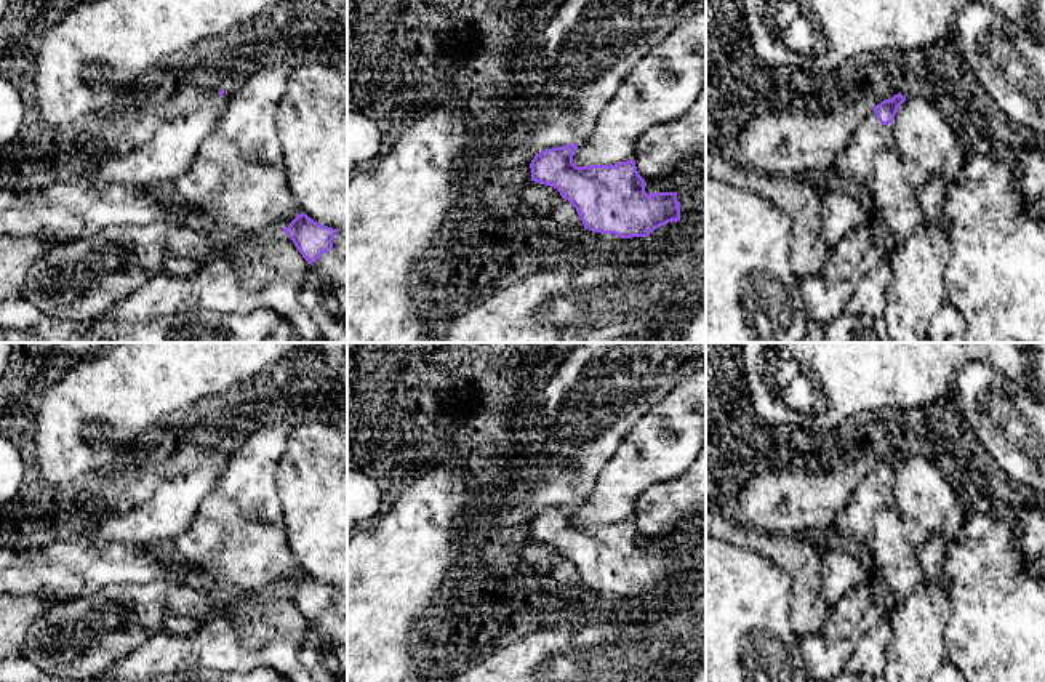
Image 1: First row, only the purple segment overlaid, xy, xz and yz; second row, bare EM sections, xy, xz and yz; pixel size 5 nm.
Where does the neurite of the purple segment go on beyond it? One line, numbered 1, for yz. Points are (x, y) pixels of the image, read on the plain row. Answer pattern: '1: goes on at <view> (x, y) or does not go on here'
1: goes on at yz (871, 495)

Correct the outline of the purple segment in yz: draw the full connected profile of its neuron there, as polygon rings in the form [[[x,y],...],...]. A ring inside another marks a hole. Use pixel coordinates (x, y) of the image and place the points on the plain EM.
[[[895,453],[885,458],[869,471],[851,493],[843,509],[845,525],[861,538],[874,533],[874,519],[880,509],[893,504],[893,479],[906,456]]]

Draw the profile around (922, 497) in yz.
[[[920,455],[901,463],[891,490],[891,507],[901,517],[907,541],[915,548],[943,532],[947,512],[959,504],[941,467]]]

